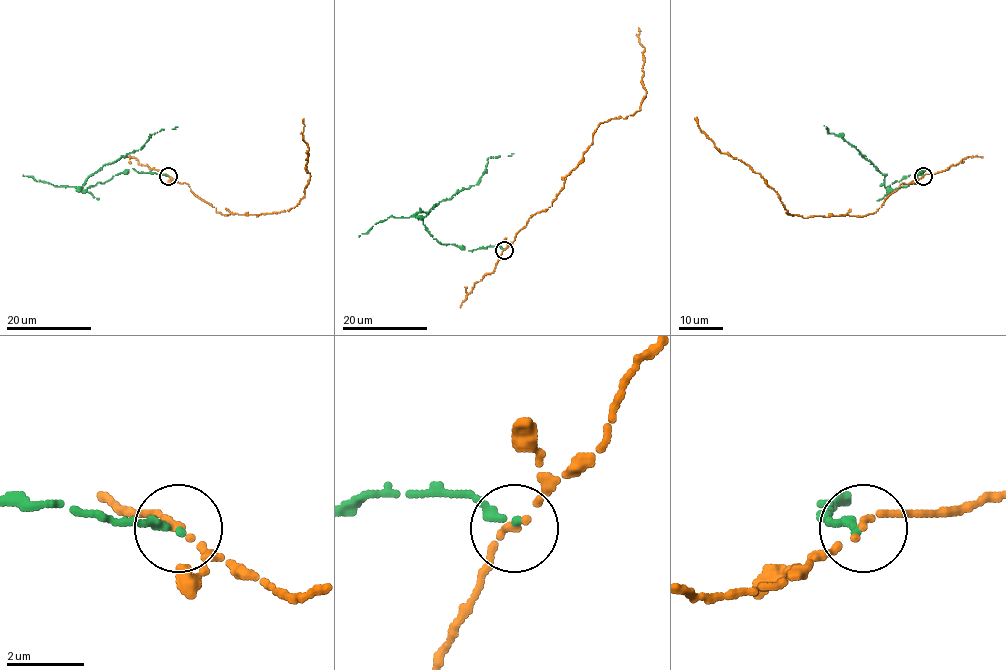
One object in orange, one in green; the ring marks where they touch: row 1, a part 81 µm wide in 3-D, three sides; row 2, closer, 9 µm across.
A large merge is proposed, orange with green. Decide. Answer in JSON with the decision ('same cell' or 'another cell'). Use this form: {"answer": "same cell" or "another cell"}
{"answer": "another cell"}

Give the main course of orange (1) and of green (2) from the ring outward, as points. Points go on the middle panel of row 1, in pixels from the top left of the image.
1: (504, 249), (529, 217), (552, 206), (598, 126), (640, 109), (646, 95), (645, 50), (638, 28)
2: (504, 249), (442, 244), (416, 214), (476, 184), (487, 159), (513, 153)

